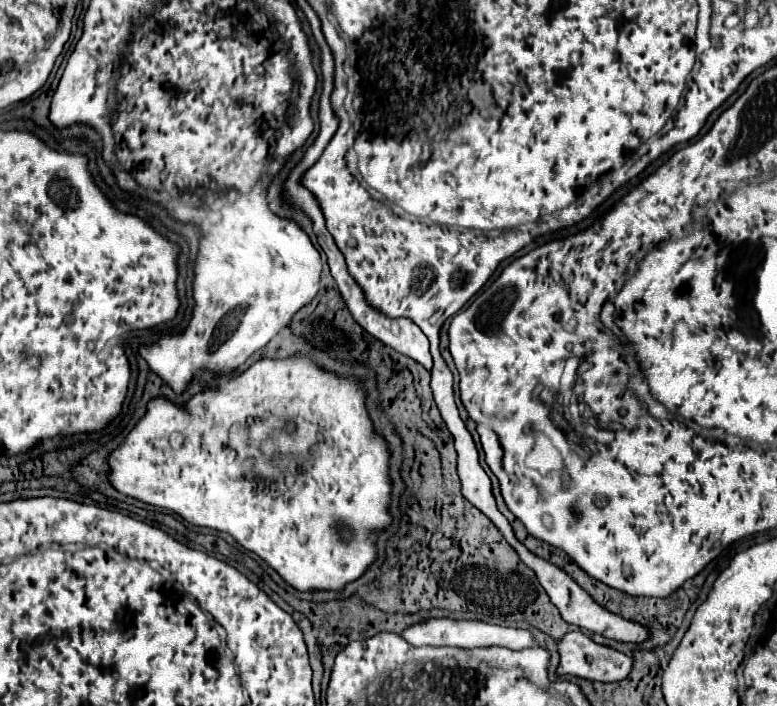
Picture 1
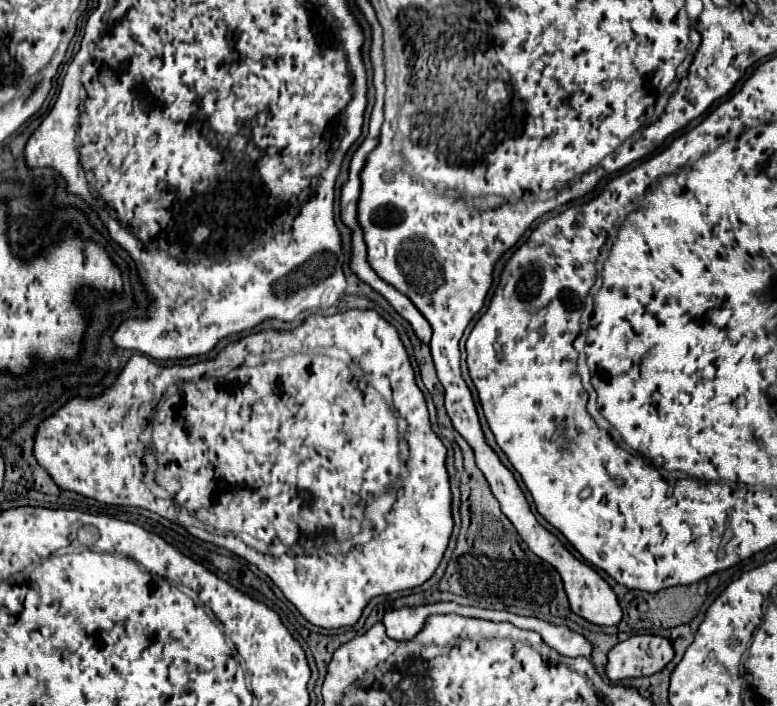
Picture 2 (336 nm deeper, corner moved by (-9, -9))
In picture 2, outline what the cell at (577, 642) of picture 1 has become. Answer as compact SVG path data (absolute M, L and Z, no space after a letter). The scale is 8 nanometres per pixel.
M652 634L632 636L610 650L606 674L614 682L636 676L652 676L660 672L672 658L674 648L668 638Z

